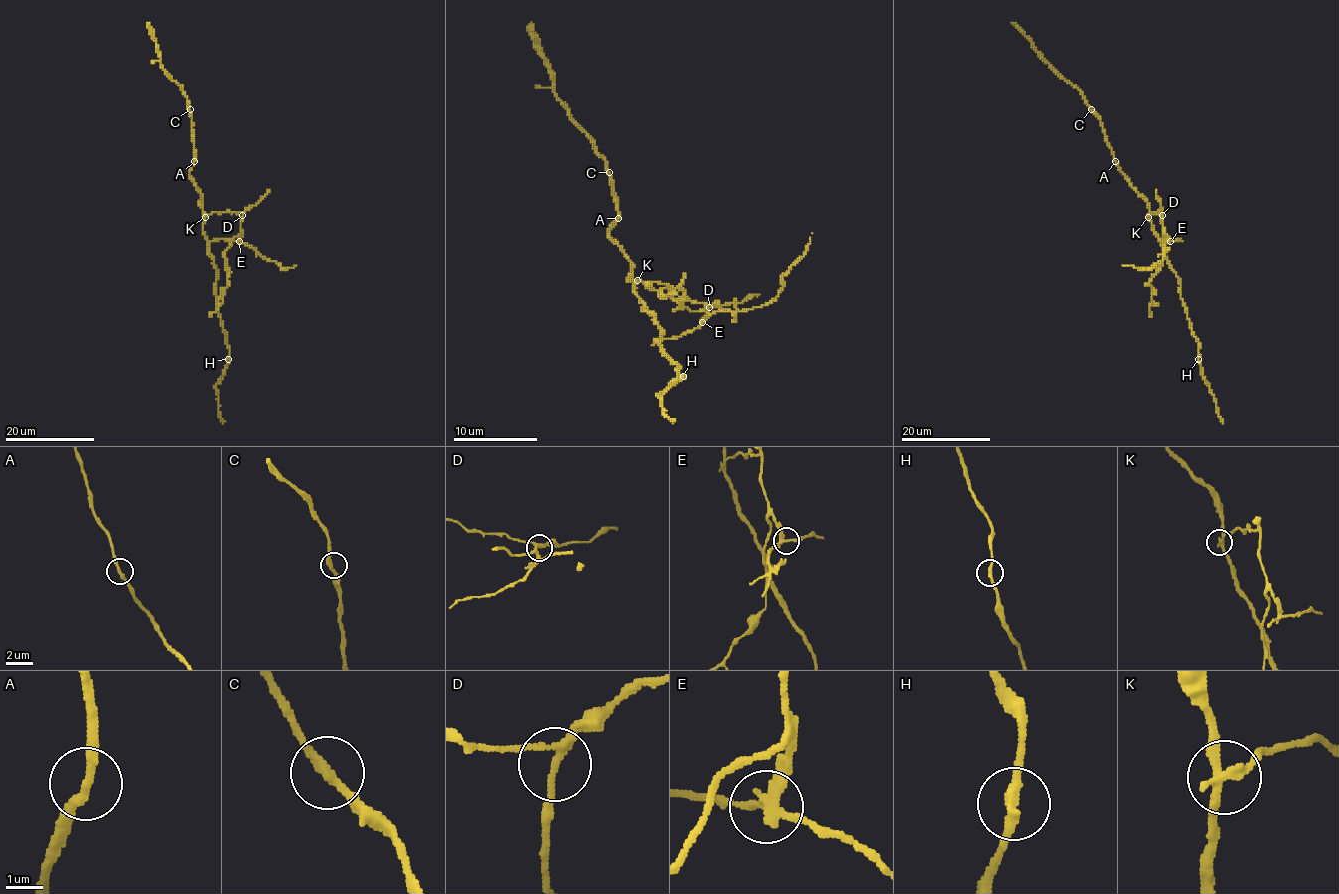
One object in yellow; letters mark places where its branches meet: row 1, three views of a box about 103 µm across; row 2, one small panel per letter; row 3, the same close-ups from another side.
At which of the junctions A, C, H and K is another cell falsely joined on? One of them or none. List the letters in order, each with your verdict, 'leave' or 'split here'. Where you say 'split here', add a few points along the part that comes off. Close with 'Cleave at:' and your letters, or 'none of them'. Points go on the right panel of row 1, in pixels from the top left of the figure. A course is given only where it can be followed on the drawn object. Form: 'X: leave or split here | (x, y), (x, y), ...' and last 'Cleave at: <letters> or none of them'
A: leave
C: leave
H: leave
K: split here | (1148, 217), (1158, 211), (1161, 214), (1164, 238), (1163, 265), (1149, 284), (1153, 289), (1150, 316)
Cleave at: K

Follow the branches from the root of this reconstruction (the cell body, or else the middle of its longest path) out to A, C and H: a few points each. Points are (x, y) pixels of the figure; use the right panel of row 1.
A: (1149, 206), (1115, 161)
C: (1149, 206), (1120, 169), (1106, 141), (1101, 119), (1091, 109)
H: (1149, 206), (1153, 233), (1179, 279), (1180, 297), (1199, 344), (1199, 359)

